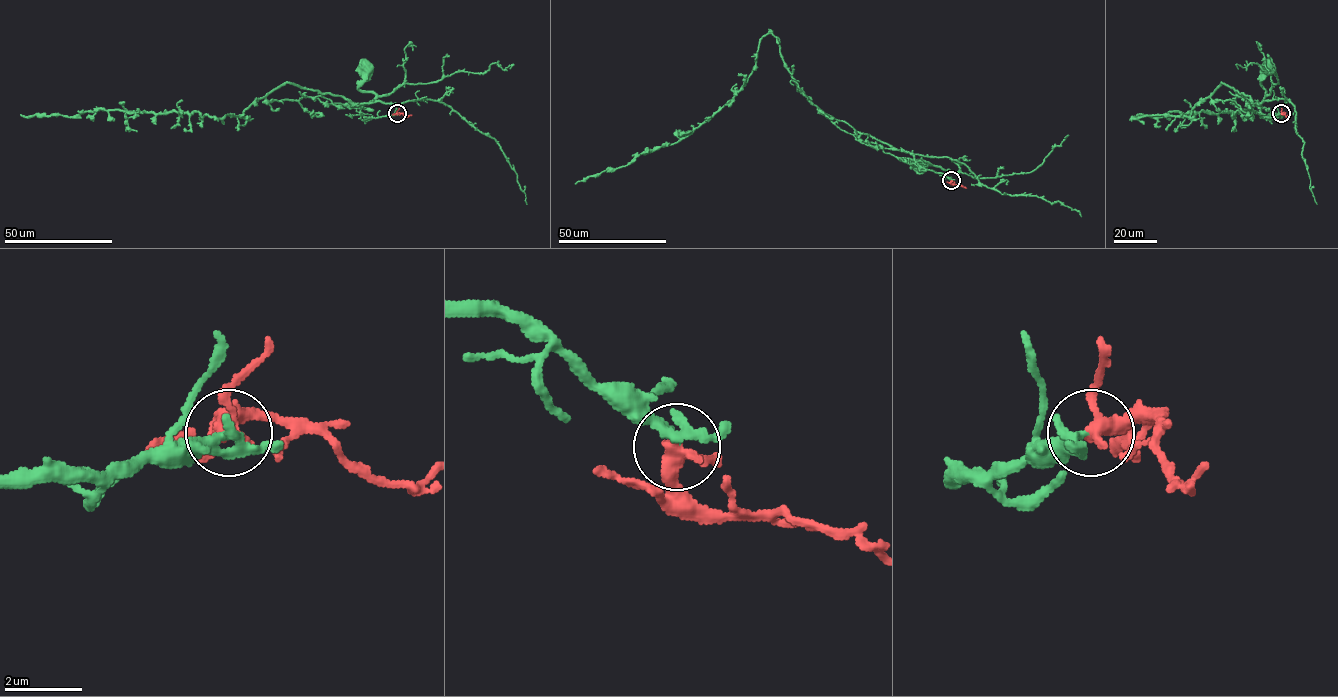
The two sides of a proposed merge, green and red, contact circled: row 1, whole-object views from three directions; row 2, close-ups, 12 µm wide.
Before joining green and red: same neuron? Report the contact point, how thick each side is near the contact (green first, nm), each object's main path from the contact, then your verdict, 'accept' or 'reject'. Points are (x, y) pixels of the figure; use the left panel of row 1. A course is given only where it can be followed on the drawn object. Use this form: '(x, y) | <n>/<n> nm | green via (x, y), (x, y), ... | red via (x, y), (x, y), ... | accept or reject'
(397, 113) | 240/360 nm | green via (397, 114), (377, 117), (362, 114), (360, 109), (375, 97), (358, 88), (368, 69) | red via (397, 114), (412, 115) | accept

